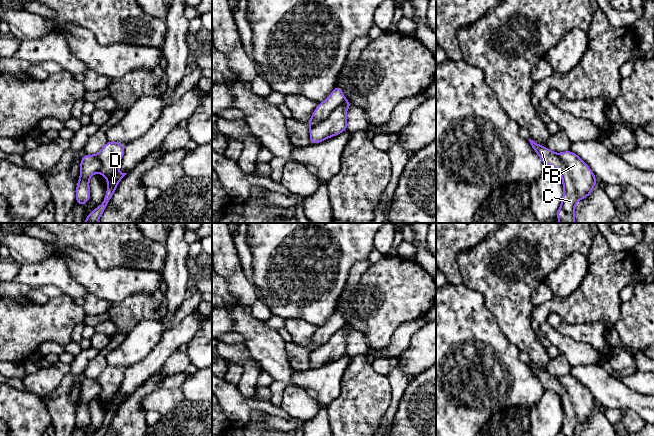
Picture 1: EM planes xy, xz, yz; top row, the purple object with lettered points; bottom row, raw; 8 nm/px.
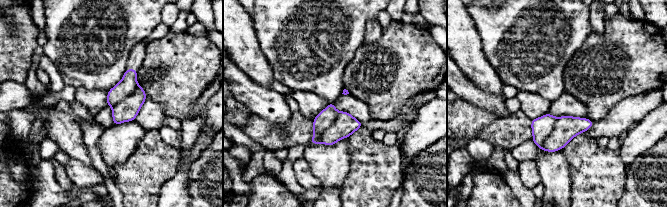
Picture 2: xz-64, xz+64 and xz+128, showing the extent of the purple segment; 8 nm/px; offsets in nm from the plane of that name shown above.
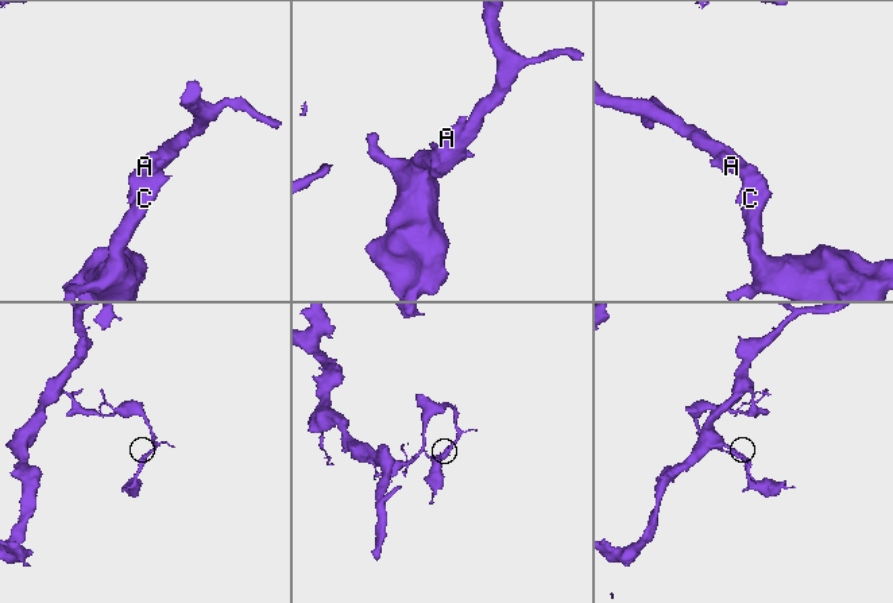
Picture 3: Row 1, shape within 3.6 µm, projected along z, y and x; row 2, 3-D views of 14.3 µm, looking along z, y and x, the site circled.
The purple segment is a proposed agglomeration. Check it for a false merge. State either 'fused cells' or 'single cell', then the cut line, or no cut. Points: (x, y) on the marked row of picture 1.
fused cells; cut xz (345, 100), (336, 106), (324, 119), (310, 128)

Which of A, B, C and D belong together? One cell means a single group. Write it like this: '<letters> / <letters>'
A / B C D

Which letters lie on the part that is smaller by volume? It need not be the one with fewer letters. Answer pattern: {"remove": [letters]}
{"remove": ["A"]}

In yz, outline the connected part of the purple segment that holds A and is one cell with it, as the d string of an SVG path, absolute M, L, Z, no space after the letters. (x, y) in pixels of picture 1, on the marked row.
M529 139L533 150L541 158L543 165L549 165L557 169L560 173L565 169L565 164L561 161L557 153L549 150L547 147L541 146Z

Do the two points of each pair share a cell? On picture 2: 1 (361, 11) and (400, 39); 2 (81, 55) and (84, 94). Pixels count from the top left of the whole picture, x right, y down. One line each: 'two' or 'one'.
1: two
2: two

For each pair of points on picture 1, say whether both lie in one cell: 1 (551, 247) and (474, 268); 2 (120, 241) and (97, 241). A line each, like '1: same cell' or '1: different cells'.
1: same cell
2: same cell

